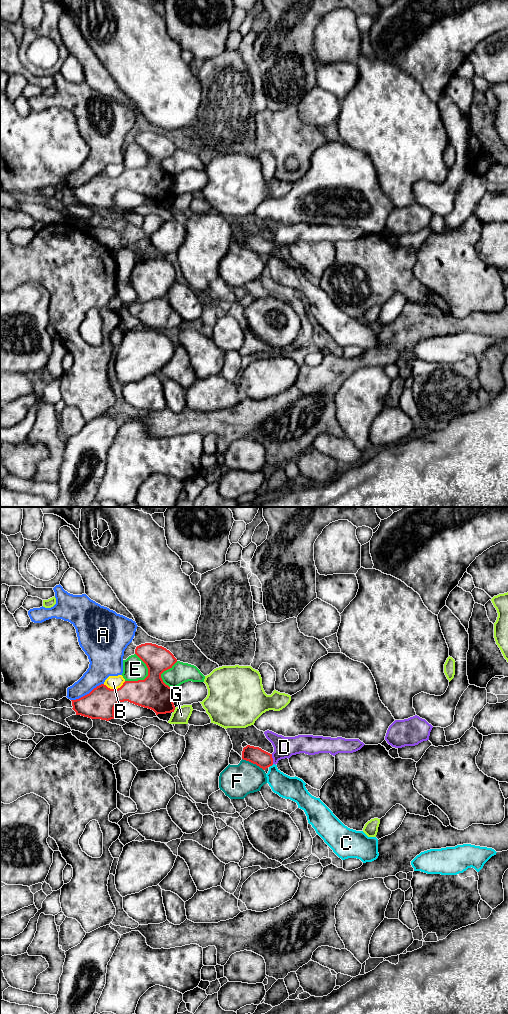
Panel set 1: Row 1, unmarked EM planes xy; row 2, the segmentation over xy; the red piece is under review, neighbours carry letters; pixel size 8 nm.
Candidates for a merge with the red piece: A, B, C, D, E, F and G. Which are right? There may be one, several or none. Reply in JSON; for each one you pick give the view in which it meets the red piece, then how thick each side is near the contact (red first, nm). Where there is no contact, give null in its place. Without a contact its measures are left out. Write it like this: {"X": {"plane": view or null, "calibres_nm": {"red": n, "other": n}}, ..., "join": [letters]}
{"D": {"plane": "xy", "calibres_nm": {"red": 140, "other": 180}}, "join": ["D"]}

